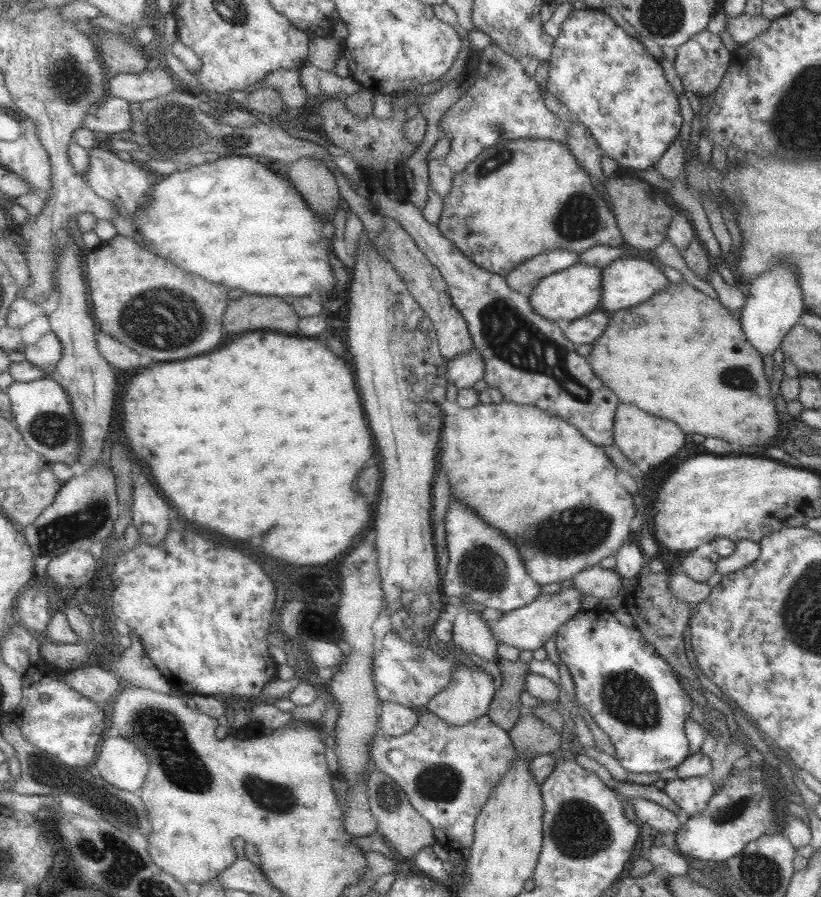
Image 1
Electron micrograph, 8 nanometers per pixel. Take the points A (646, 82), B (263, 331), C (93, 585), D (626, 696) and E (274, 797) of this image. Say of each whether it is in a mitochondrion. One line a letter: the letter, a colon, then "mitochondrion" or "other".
A: other
B: other
C: other
D: mitochondrion
E: mitochondrion

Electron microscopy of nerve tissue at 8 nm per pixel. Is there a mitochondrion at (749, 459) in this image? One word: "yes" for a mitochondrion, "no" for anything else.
no

